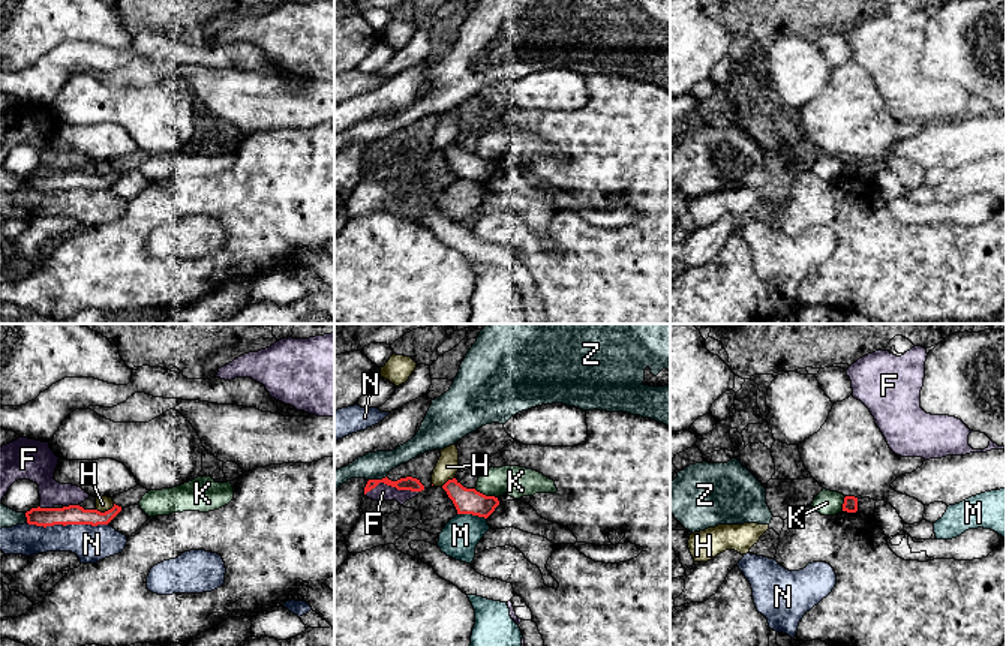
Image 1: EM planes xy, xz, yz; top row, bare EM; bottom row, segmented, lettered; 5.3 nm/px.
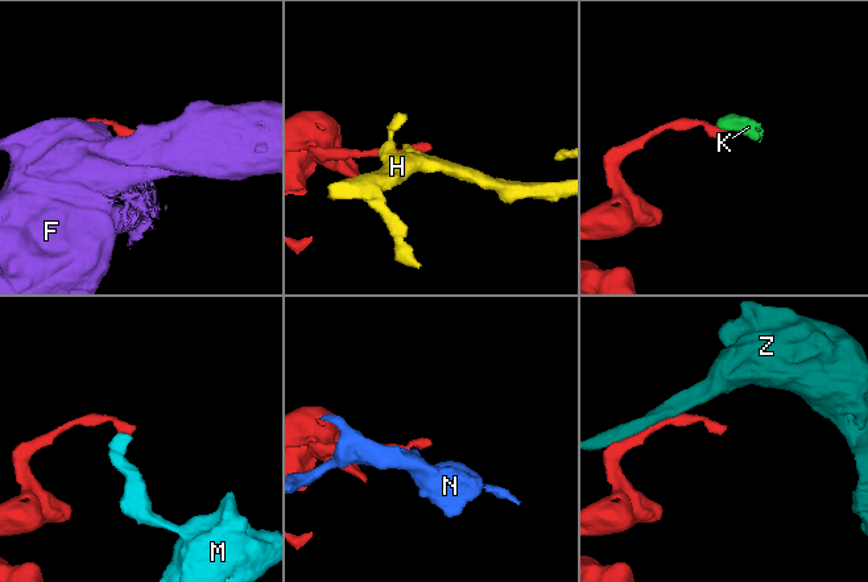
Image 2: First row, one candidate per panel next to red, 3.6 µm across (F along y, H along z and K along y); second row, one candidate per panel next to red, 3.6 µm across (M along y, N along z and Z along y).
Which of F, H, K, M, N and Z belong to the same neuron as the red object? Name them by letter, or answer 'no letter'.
no letter

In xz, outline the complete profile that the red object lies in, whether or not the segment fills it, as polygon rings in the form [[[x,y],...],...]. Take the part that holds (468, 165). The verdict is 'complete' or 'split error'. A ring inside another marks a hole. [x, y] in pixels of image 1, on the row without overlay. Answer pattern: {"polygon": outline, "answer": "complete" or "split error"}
{"polygon": [[[456,142],[448,144],[442,153],[453,165],[457,178],[472,178],[487,183],[499,169],[498,162],[486,160],[475,153],[466,153]]], "answer": "complete"}

